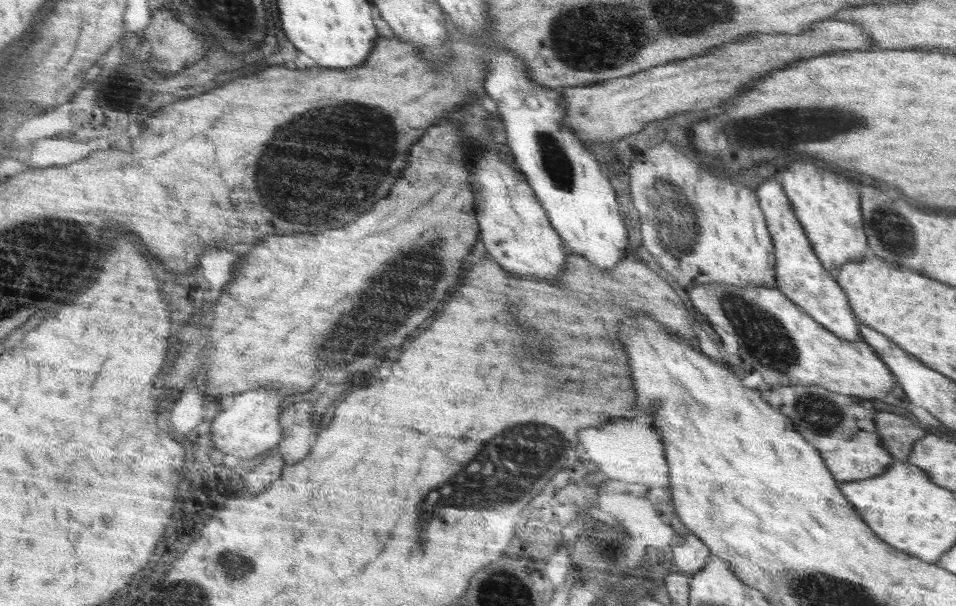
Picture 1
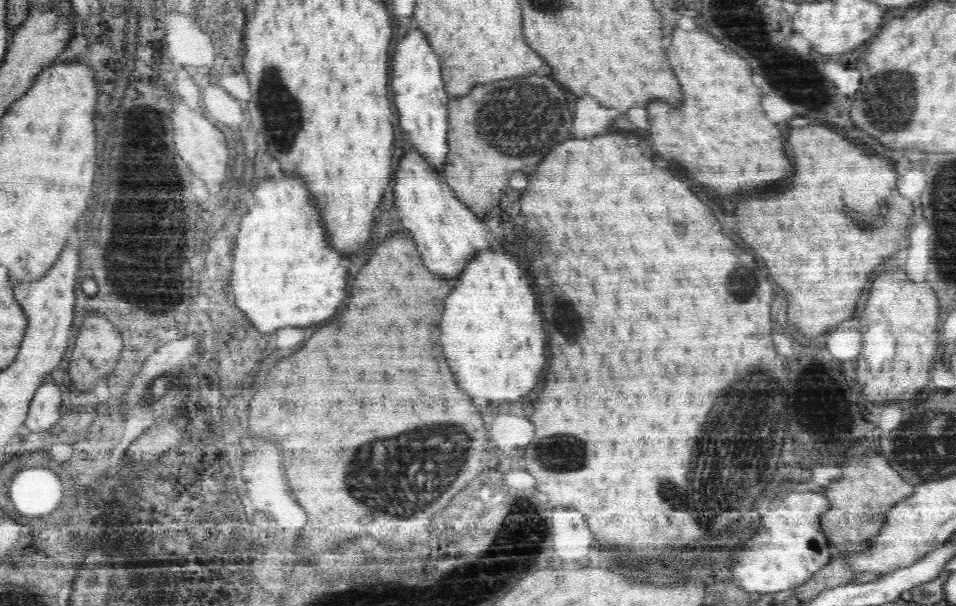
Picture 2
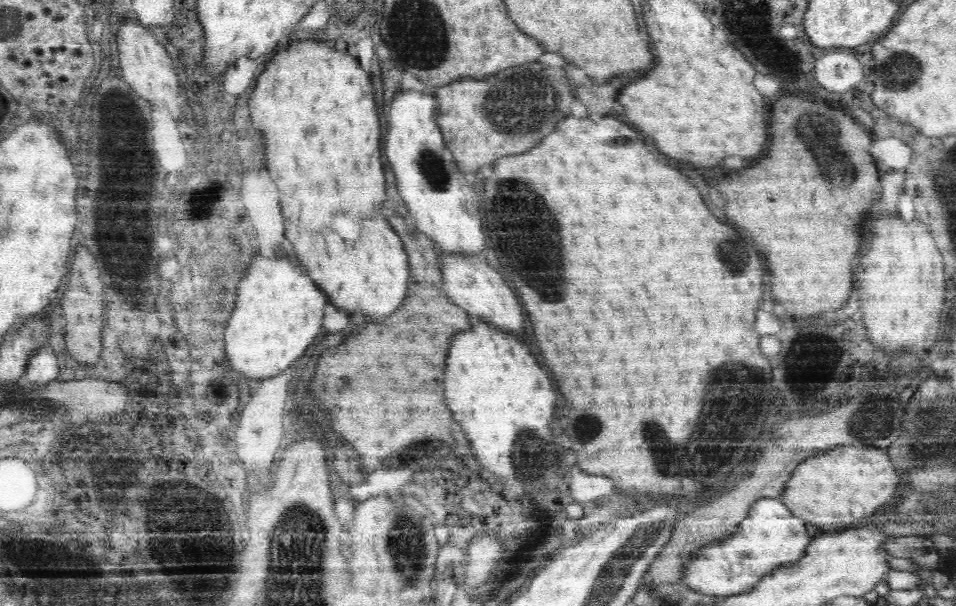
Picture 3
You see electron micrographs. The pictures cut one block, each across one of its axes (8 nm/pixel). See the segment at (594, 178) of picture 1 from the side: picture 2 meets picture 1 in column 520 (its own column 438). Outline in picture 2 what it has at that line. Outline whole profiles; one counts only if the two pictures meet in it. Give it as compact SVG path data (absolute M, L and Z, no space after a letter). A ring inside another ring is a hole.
M416 30L408 34L400 44L392 60L392 96L398 110L400 130L435 170L441 171L448 154L448 103L450 96L440 74L440 60L432 52L430 44Z

